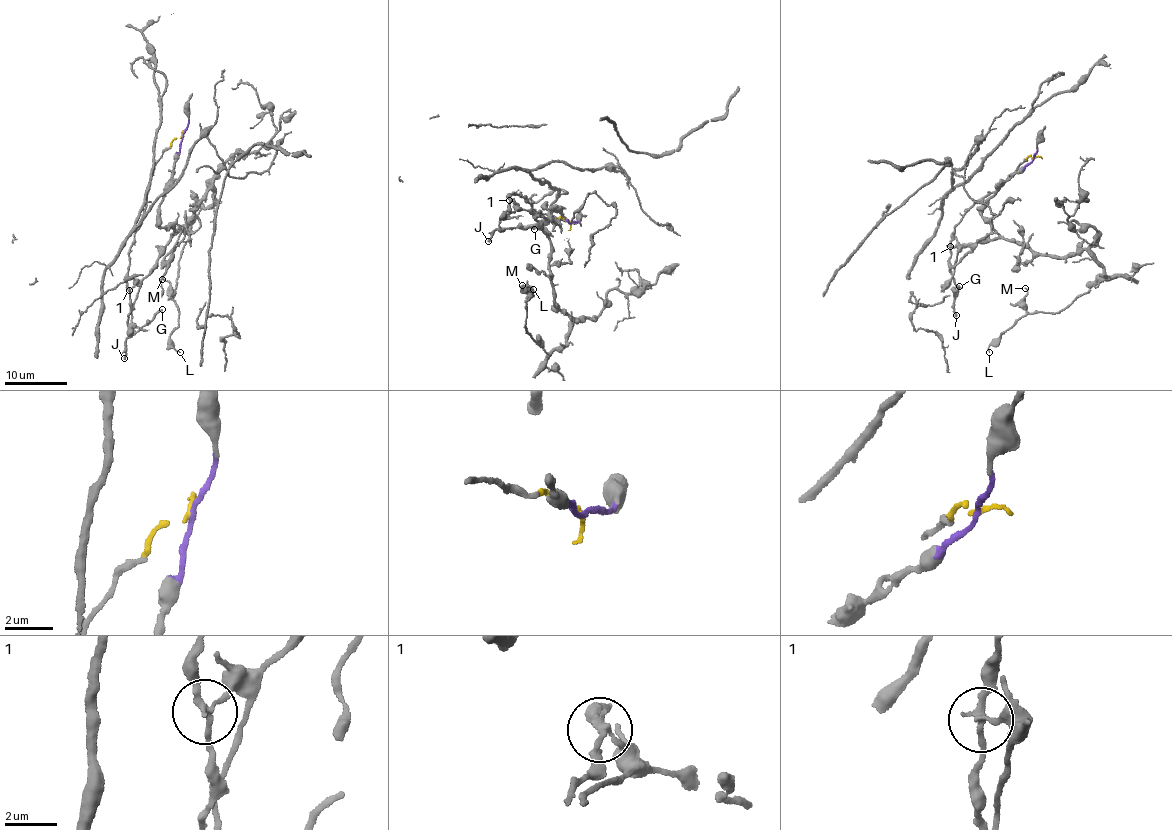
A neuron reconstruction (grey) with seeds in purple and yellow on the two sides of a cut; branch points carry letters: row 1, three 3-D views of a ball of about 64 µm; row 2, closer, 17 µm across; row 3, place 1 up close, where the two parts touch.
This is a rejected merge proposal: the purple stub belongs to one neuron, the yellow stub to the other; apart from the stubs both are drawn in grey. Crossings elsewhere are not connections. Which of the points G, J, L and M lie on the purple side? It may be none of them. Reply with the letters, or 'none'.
L, M

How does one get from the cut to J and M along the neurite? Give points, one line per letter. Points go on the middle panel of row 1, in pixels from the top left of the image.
J: (571, 223), (566, 218), (533, 211), (530, 202), (512, 193), (499, 222), (500, 232), (495, 229), (487, 241)
M: (571, 223), (543, 209), (553, 223), (554, 305), (568, 317), (565, 344), (548, 353), (531, 336), (522, 285)

